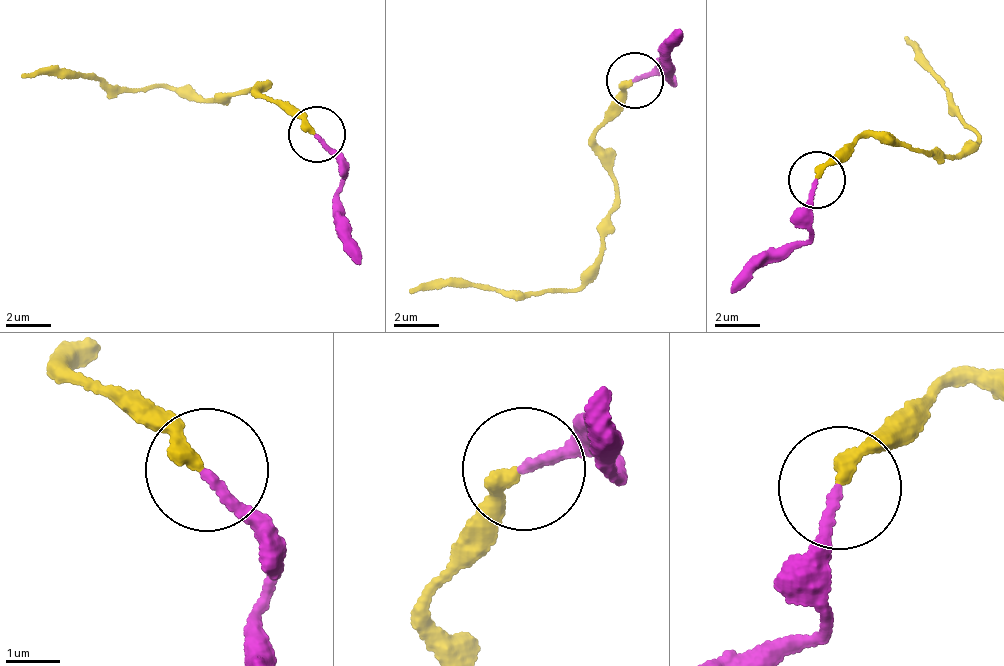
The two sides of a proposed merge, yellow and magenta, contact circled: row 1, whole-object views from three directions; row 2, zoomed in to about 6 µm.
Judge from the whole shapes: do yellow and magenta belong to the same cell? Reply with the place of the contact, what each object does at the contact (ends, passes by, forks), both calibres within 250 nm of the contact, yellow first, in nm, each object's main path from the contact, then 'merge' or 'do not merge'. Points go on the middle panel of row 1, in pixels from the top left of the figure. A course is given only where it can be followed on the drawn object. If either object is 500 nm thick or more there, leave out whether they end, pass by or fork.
at (634, 80); yellow ends there; magenta ends there; 280 nm thick on the yellow side, 180 nm on the other; yellow runs (634, 82), (619, 116), (594, 136), (594, 156), (616, 181), (616, 196), (581, 287), (410, 290); magenta runs (634, 82), (658, 72), (675, 82), (669, 78), (666, 50), (679, 31); merge

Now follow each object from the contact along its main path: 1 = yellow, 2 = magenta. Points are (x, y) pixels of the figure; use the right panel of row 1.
1: (817, 180), (849, 159), (861, 137), (882, 133), (909, 151), (955, 156), (977, 142), (906, 36)
2: (817, 180), (809, 210), (811, 238), (796, 246), (763, 254), (731, 291)

